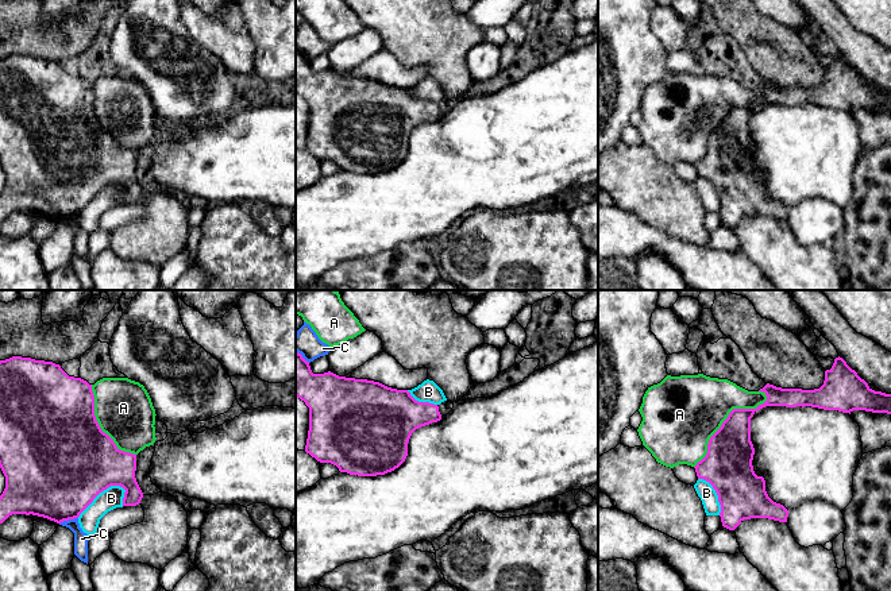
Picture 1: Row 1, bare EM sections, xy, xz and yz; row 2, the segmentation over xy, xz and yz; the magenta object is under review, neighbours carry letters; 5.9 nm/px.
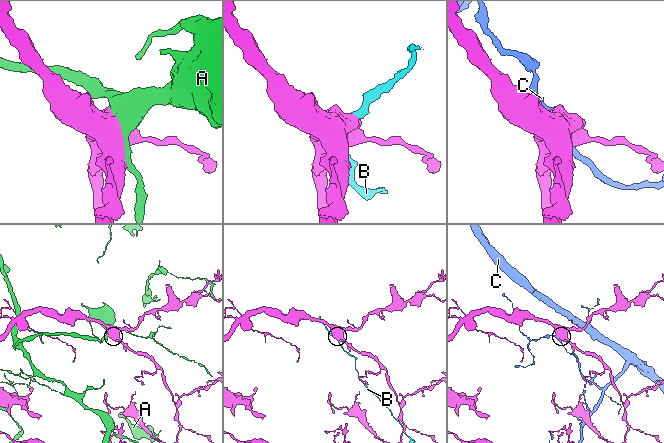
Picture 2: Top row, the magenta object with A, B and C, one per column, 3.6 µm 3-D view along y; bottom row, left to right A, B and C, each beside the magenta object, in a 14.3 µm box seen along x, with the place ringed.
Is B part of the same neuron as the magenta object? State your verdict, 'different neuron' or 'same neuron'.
different neuron

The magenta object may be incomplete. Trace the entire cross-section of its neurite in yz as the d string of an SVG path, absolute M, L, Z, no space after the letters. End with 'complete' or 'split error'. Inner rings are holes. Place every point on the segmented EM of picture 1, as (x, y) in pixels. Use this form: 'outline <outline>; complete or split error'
outline M840 356L834 359L832 368L825 371L825 381L819 389L782 389L767 383L759 391L767 395L767 401L756 409L733 409L721 428L710 437L706 456L694 467L698 479L709 482L716 490L721 505L721 522L729 530L734 530L744 519L768 518L787 522L788 517L788 510L768 497L764 478L753 471L755 448L751 441L751 418L757 410L765 406L811 406L849 414L853 410L891 414L891 394L872 390Z; complete

